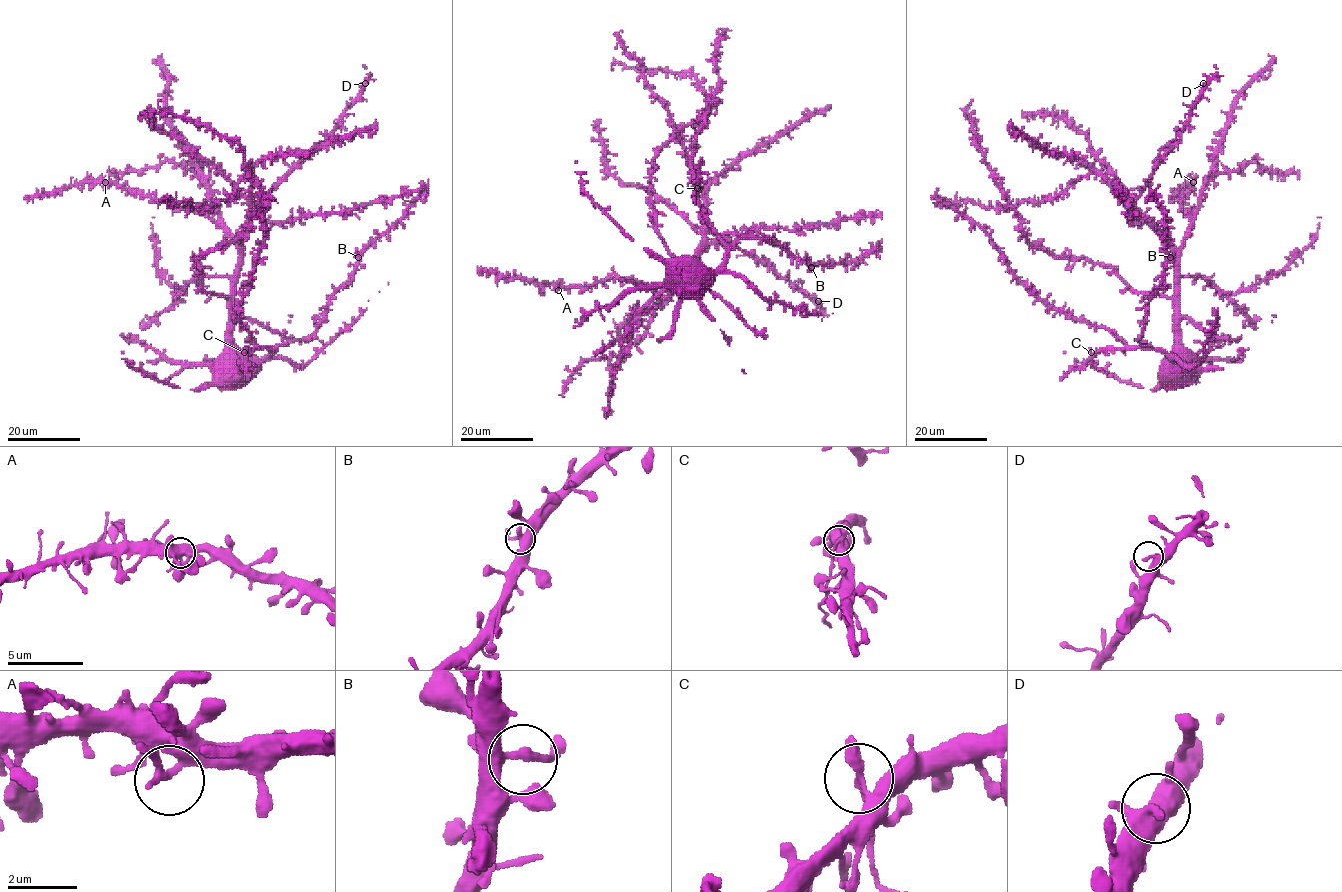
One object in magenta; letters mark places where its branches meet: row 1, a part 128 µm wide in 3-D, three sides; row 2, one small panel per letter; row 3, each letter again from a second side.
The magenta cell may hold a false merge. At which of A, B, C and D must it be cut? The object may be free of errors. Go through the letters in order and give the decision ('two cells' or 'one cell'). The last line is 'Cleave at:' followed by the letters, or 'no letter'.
A: one cell
B: one cell
C: two cells
D: one cell
Cleave at: C

